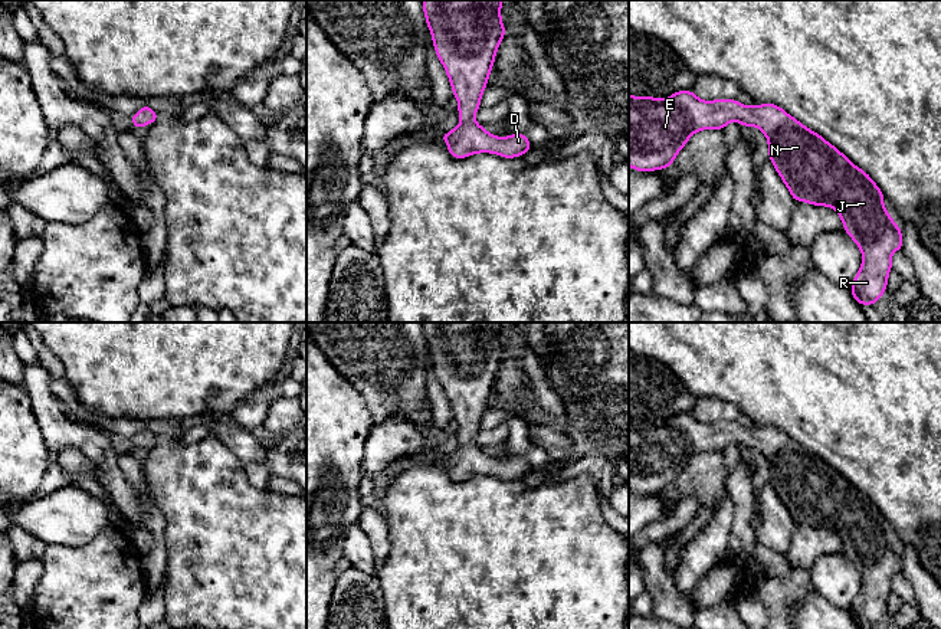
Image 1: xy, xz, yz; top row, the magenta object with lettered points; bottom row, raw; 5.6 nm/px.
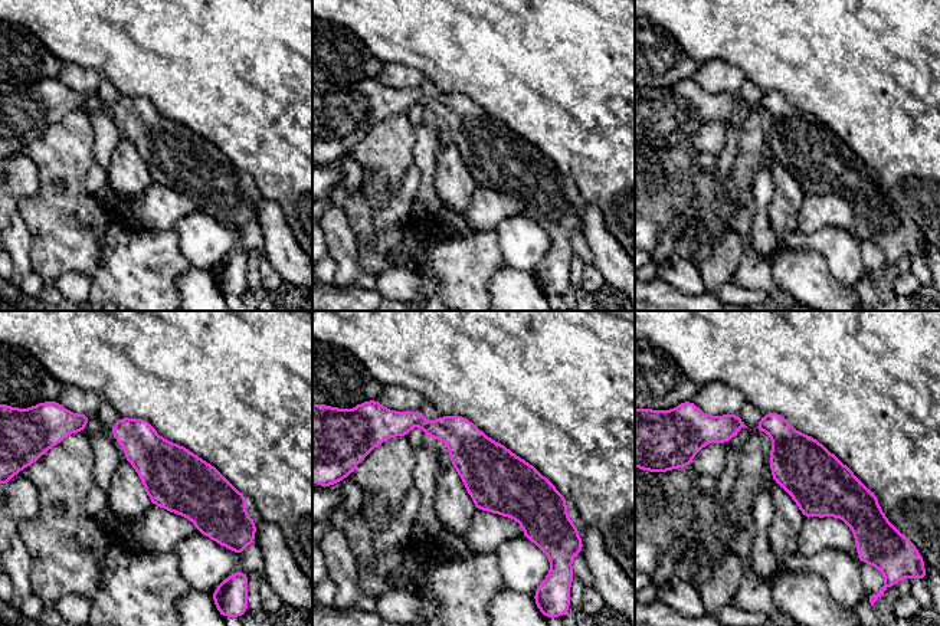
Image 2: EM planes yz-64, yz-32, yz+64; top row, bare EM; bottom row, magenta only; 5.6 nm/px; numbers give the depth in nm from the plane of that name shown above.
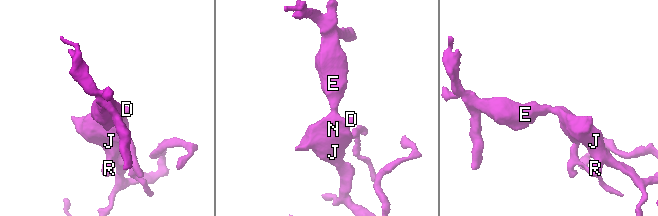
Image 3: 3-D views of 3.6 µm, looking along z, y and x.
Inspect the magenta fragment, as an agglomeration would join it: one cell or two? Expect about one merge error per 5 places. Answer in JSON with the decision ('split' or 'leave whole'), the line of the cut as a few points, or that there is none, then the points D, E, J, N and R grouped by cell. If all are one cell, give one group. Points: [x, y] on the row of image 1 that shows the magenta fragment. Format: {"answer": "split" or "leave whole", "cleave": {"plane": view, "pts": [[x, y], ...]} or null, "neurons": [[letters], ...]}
{"answer": "leave whole", "cleave": null, "neurons": [["D", "E", "J", "N", "R"]]}

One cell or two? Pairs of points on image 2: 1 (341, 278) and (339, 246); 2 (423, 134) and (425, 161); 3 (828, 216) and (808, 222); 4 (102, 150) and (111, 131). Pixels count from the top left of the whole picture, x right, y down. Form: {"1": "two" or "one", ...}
{"1": "one", "2": "one", "3": "one", "4": "one"}

